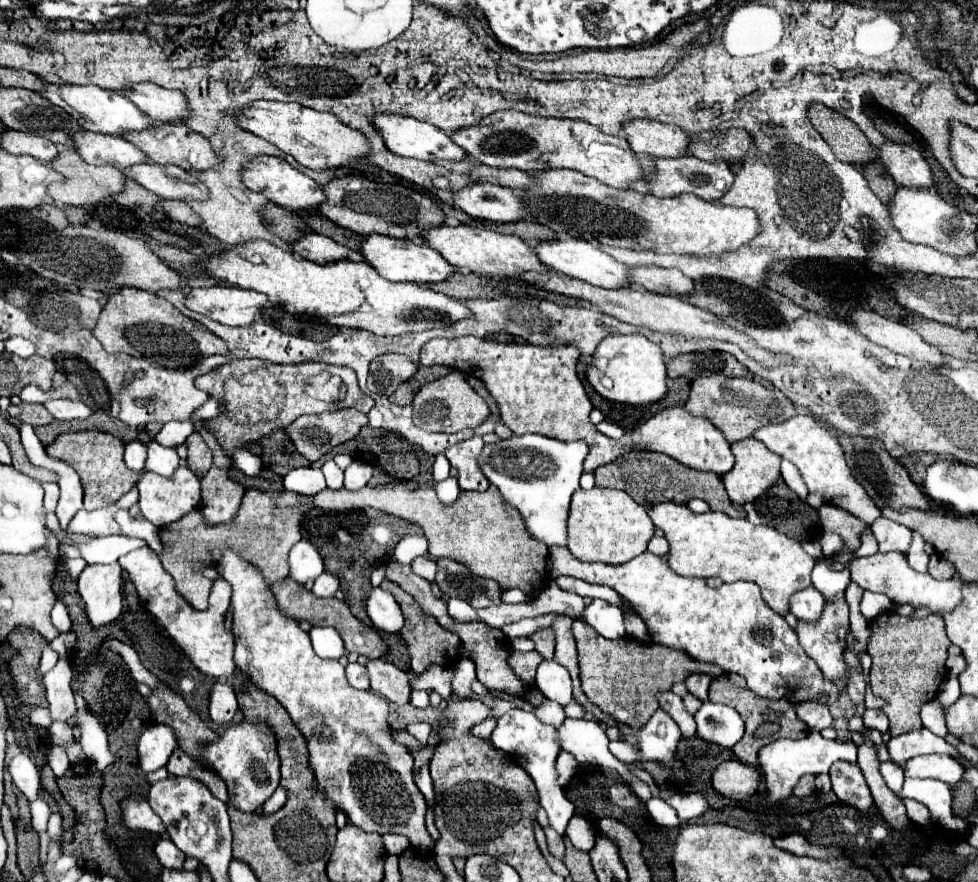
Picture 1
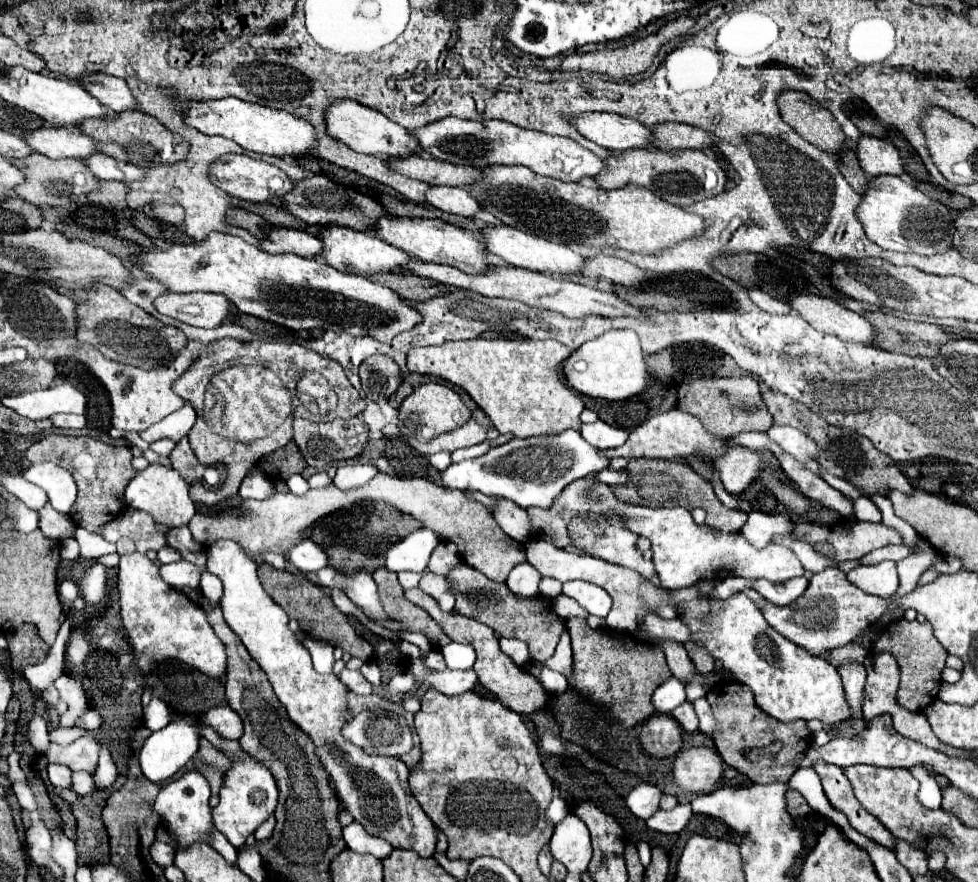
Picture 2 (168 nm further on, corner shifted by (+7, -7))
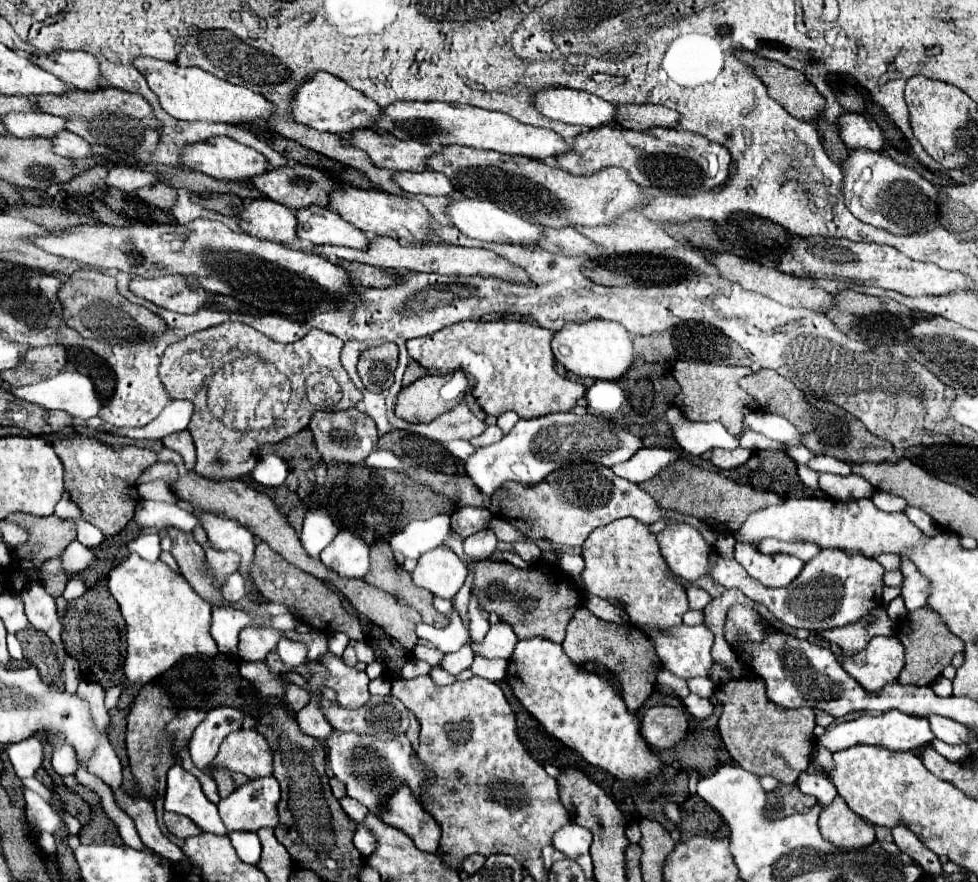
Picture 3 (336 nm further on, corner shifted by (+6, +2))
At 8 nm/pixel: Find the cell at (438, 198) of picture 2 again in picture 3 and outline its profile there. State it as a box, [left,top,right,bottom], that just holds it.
[393,170,453,196]

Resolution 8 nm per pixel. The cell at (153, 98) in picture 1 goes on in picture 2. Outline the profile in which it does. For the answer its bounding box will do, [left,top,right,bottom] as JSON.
[80,73,138,113]

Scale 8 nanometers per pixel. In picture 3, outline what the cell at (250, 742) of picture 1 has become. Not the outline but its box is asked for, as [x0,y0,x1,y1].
[219,776,279,832]

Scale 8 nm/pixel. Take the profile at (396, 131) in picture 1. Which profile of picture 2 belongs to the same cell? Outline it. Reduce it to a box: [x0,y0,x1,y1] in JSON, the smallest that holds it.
[326,99,422,159]

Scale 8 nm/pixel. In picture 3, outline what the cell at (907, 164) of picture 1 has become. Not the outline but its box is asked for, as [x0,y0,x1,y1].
[837,112,885,152]

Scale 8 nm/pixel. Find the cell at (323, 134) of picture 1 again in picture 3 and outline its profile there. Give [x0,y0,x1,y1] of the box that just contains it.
[133,56,273,124]

